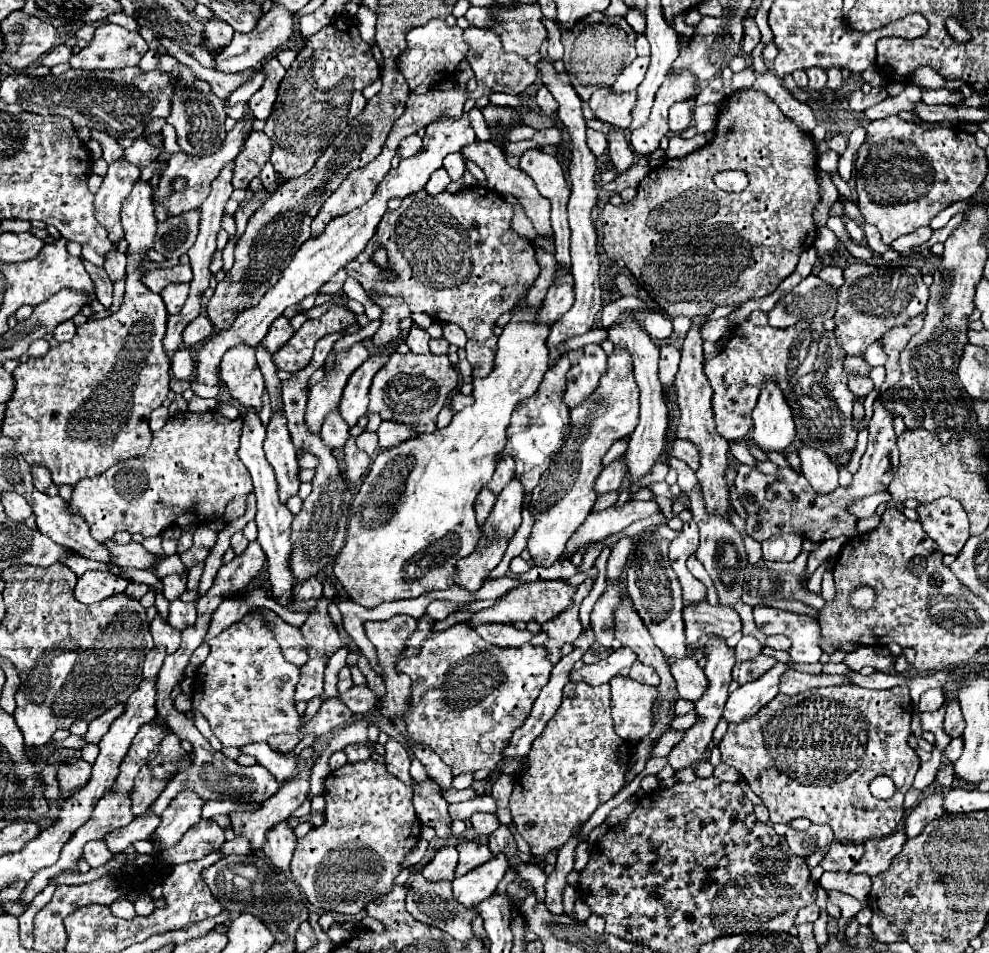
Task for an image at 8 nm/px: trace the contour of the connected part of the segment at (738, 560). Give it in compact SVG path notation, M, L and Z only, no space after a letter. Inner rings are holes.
M670 413L668 415L668 433L666 433L666 447L664 447L664 459L666 463L676 469L678 473L678 485L682 491L688 493L690 497L690 511L692 511L692 517L694 521L698 523L700 527L700 547L696 551L696 557L698 561L706 567L716 591L718 591L718 605L726 605L726 607L734 607L736 601L742 599L742 583L744 583L744 569L748 565L746 561L746 551L744 551L744 545L742 545L742 537L740 533L736 531L736 527L728 521L728 519L722 519L718 515L710 515L704 507L704 499L698 491L694 491L694 485L698 485L698 479L696 479L696 473L686 467L686 463L682 463L680 459L674 459L674 455L670 455L670 447L676 439L676 425L674 425L674 415Z

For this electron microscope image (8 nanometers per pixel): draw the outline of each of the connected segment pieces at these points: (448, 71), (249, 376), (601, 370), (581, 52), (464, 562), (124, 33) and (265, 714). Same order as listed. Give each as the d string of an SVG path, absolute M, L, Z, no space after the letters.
M432 19L424 27L414 27L406 33L408 47L402 51L402 55L396 59L396 69L406 77L410 91L414 91L420 85L434 87L440 81L454 75L458 63L466 57L468 45L462 39L462 29L458 25L448 27L444 21Z
M242 345L226 351L220 363L220 377L240 405L260 411L264 377L256 363L256 347Z
M584 345L582 359L570 367L566 373L566 391L564 391L564 403L568 409L578 407L578 403L584 403L594 389L598 387L598 379L606 373L608 355L600 345Z
M600 11L588 15L586 19L580 19L572 27L572 31L566 31L566 27L558 27L558 29L562 33L566 73L570 75L572 87L584 101L588 101L590 95L600 87L612 85L616 77L624 71L624 67L630 65L636 57L634 45L638 33L626 23L624 15L606 15L604 11Z
M512 479L504 489L502 493L498 495L498 501L494 505L494 509L490 511L490 517L486 519L484 523L484 529L482 529L482 537L480 537L480 543L476 547L476 551L472 551L468 557L462 557L458 559L458 575L456 575L456 583L462 581L462 585L470 591L478 591L484 583L484 579L490 575L490 571L502 561L504 553L506 553L506 547L512 539L512 535L516 533L516 529L520 527L522 523L522 485L518 479Z
M104 23L96 27L96 33L88 47L70 57L72 69L82 71L108 71L138 65L148 51L148 43L138 31L128 31L120 25Z
M246 615L222 635L210 639L210 655L194 677L192 705L194 711L208 719L212 733L226 747L266 741L268 737L282 733L300 737L314 733L320 737L350 721L352 711L336 695L321 704L313 719L302 723L302 717L294 707L294 687L298 681L300 669L284 659L276 639L264 627L264 621L256 615Z

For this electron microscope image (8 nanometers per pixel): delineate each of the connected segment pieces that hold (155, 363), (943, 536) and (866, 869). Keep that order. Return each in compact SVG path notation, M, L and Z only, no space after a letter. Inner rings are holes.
M138 181L122 205L122 227L128 241L128 273L126 295L120 311L106 319L90 319L78 327L72 341L52 347L44 357L30 357L12 373L16 389L6 407L2 433L18 437L18 453L30 465L48 467L54 485L74 485L84 477L96 477L118 461L144 455L150 447L152 431L148 427L148 417L170 393L170 359L162 349L168 311L162 303L162 295L150 291L140 279L144 273L140 267L148 261L146 251L154 245L156 225L158 221L154 217L150 185Z
M940 497L918 507L920 521L928 537L938 543L942 553L958 555L968 541L968 517L962 505L952 497Z
M896 829L892 835L886 835L882 839L868 839L864 843L866 851L862 859L852 867L850 873L866 873L868 877L872 877L886 871L894 855L898 855L902 851L902 845L906 843L906 835L902 831L904 829Z

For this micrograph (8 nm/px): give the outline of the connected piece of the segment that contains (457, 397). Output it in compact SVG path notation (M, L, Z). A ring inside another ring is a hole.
M456 389L456 393L454 393L454 397L452 397L452 411L456 413L456 411L460 411L460 409L464 409L466 405L470 405L470 403L474 403L474 397L472 395L464 395L462 391L458 391Z

